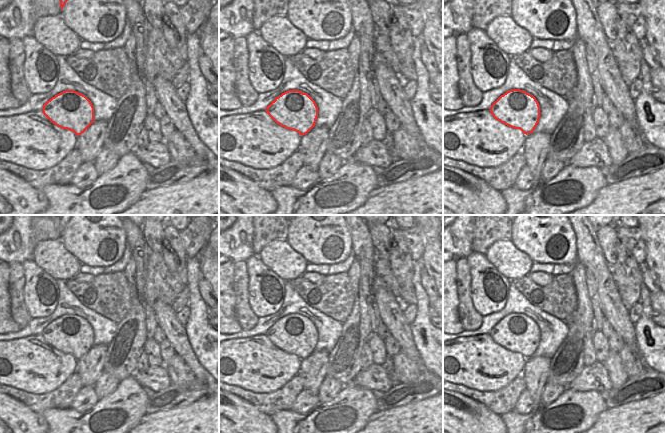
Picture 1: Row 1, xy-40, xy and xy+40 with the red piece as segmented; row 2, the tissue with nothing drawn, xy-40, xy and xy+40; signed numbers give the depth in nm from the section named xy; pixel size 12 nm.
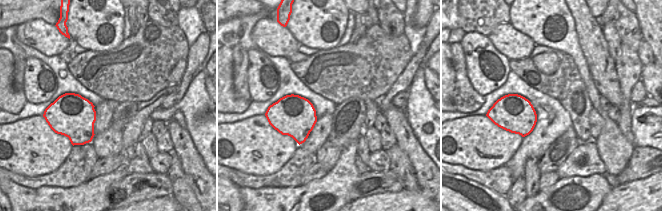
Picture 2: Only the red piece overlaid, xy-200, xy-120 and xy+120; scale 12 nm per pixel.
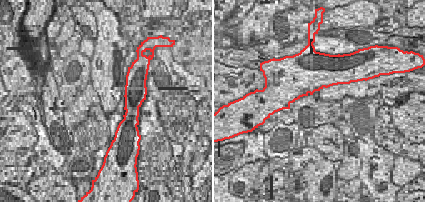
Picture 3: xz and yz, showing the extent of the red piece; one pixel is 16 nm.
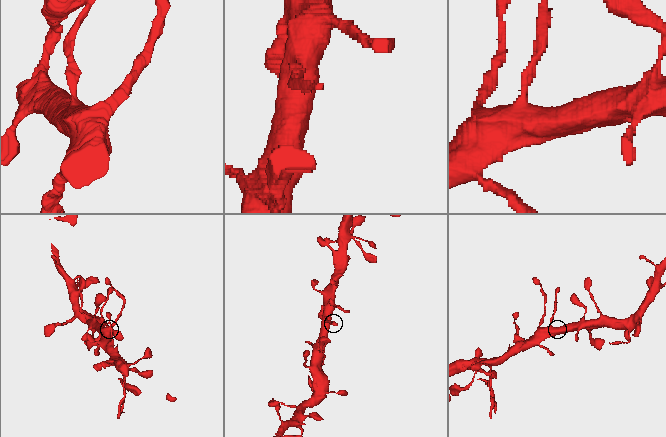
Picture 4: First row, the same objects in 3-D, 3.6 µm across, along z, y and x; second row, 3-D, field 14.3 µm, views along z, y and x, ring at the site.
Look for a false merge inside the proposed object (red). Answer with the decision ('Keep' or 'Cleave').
Keep.

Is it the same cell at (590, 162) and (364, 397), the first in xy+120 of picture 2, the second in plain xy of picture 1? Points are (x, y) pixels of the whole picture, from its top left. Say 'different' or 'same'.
different

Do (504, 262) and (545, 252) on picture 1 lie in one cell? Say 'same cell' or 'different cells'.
different cells

